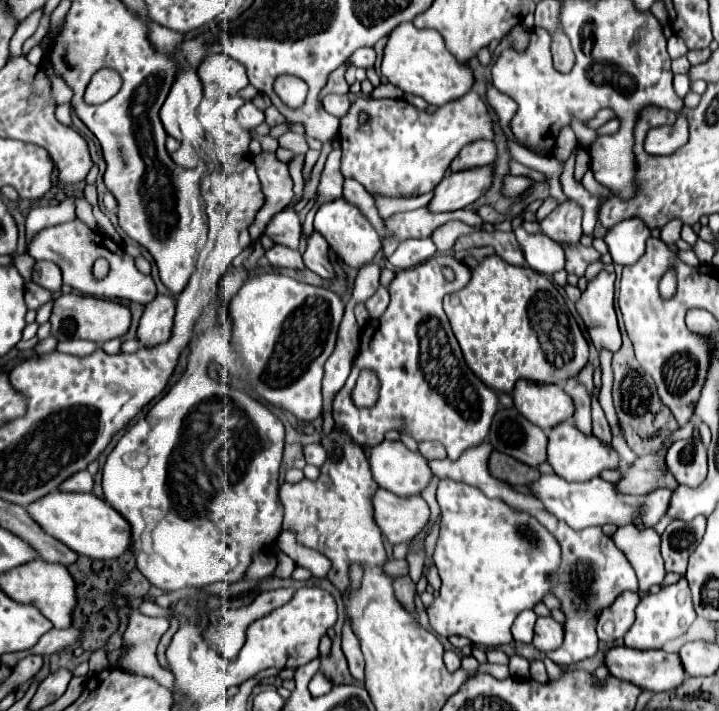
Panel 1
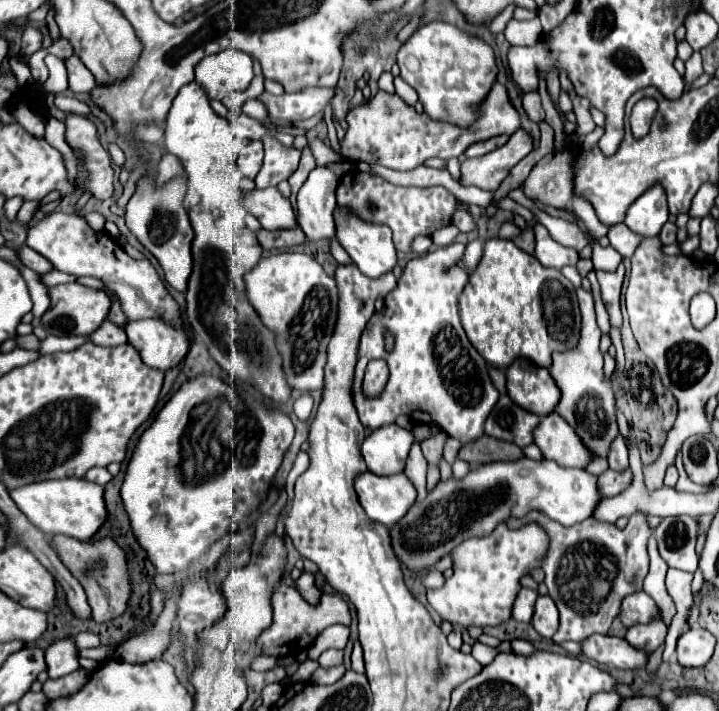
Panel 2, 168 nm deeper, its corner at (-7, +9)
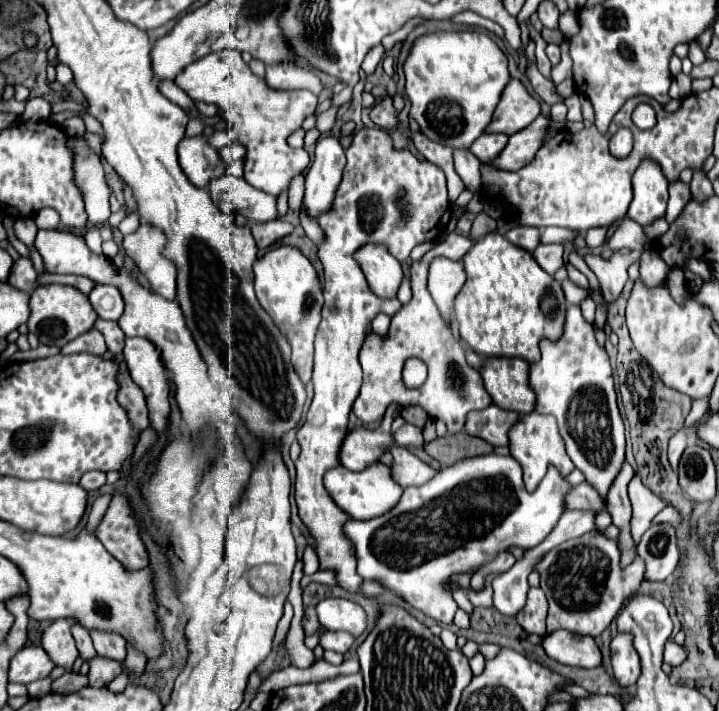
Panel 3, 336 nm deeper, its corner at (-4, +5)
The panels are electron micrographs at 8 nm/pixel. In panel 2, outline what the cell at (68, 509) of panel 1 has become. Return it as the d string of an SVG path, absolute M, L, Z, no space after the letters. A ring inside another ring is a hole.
M60 479L48 483L32 483L32 487L20 487L10 491L18 509L40 527L46 535L68 535L80 541L92 541L100 527L108 521L108 509L104 501L104 487L86 479Z

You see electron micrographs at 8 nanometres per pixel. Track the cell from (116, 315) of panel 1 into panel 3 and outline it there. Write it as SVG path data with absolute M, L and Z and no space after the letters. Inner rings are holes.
M59 283L37 285L29 295L29 307L31 307L31 315L27 321L29 333L35 333L43 345L55 343L57 347L63 347L71 339L89 331L97 319L97 313L93 311L89 299L79 289L73 289L69 285L59 285Z

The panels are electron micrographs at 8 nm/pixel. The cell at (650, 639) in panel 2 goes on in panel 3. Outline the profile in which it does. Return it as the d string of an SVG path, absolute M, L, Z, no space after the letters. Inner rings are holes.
M621 635L621 641L617 641L617 637L611 641L611 667L619 687L629 687L637 681L641 663L637 651L631 645L631 635Z

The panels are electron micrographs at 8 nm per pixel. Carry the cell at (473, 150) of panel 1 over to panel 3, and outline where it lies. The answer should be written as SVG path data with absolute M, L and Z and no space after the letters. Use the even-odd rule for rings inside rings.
M483 133L483 135L473 143L471 153L473 153L479 161L487 163L487 161L493 161L493 159L499 157L499 153L505 149L507 141L509 141L509 135L505 135L505 133Z

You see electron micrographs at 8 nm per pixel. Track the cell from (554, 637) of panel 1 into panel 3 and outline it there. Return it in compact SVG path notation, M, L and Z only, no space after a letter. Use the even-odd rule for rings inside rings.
M531 587L529 595L527 595L527 603L525 607L517 613L517 623L527 631L527 633L535 633L535 635L543 635L545 629L545 615L547 615L547 599L543 589L539 587Z

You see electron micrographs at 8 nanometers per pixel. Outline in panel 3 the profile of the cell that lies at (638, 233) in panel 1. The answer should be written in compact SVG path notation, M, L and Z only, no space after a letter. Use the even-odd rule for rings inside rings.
M643 159L633 173L633 201L629 207L629 217L639 225L651 225L655 219L665 215L667 209L667 185L661 165L653 159Z

